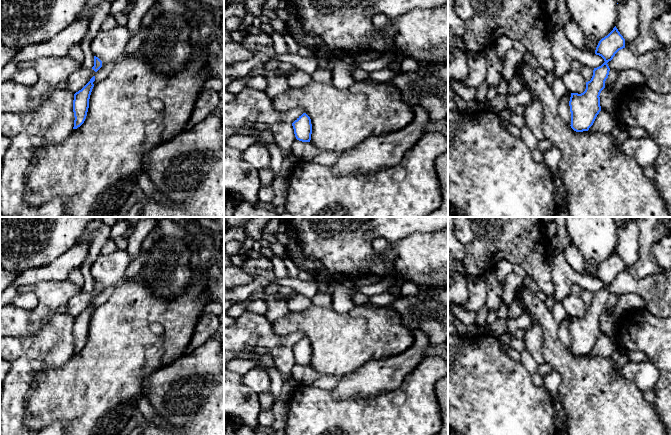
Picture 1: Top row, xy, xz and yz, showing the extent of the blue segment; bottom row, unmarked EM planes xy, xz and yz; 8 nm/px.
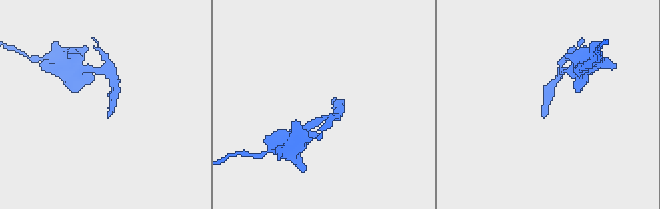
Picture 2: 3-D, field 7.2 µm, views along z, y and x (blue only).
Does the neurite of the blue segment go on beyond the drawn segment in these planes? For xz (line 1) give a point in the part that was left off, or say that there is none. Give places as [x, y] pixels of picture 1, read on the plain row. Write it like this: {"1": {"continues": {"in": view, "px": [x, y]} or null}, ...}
{"1": {"continues": null}}

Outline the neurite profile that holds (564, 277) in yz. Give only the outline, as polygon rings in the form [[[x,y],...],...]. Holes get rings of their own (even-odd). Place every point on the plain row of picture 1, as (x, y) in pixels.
[[[556,249],[549,250],[548,261],[551,266],[554,285],[553,297],[556,303],[560,303],[570,294],[573,285],[579,285],[584,290],[591,292],[597,292],[605,286],[601,280],[573,270],[564,255]]]

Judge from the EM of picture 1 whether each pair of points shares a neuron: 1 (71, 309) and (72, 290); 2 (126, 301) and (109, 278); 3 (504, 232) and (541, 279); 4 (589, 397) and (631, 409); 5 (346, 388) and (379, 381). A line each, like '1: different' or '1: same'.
1: different
2: different
3: same
4: same
5: same

